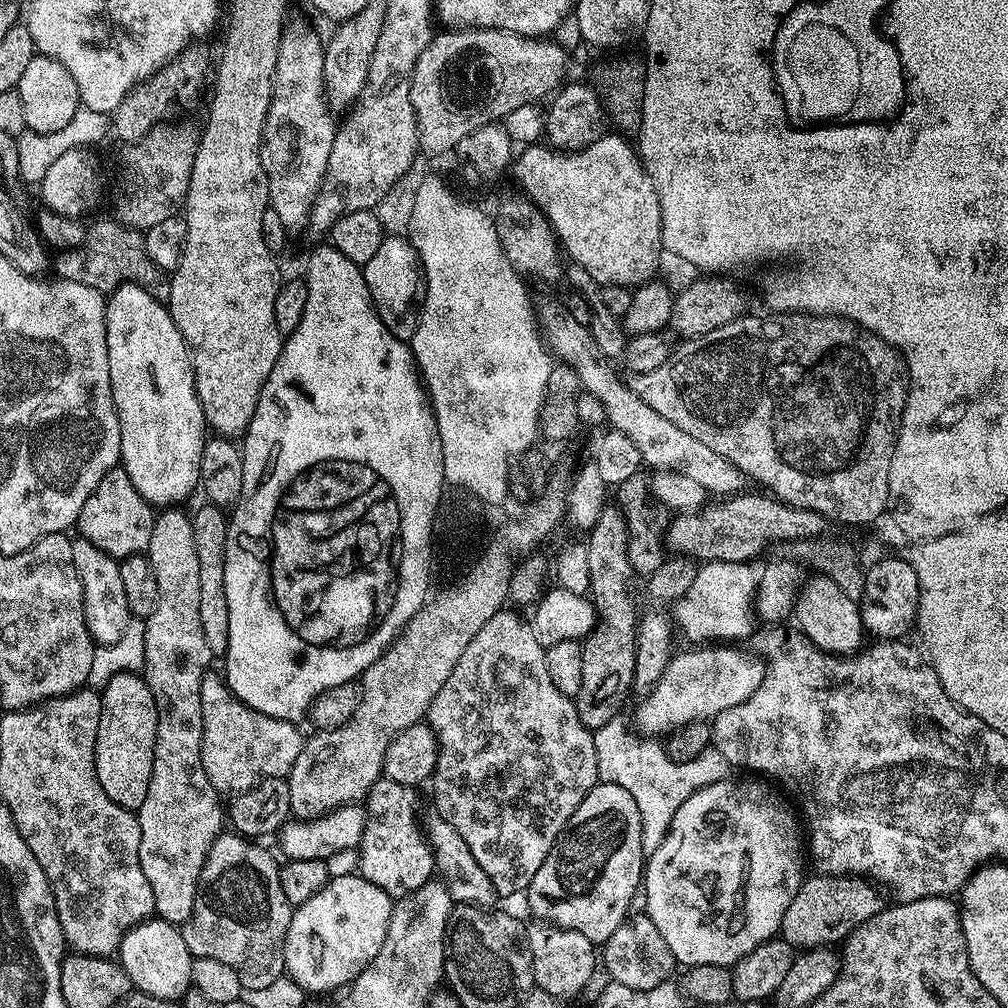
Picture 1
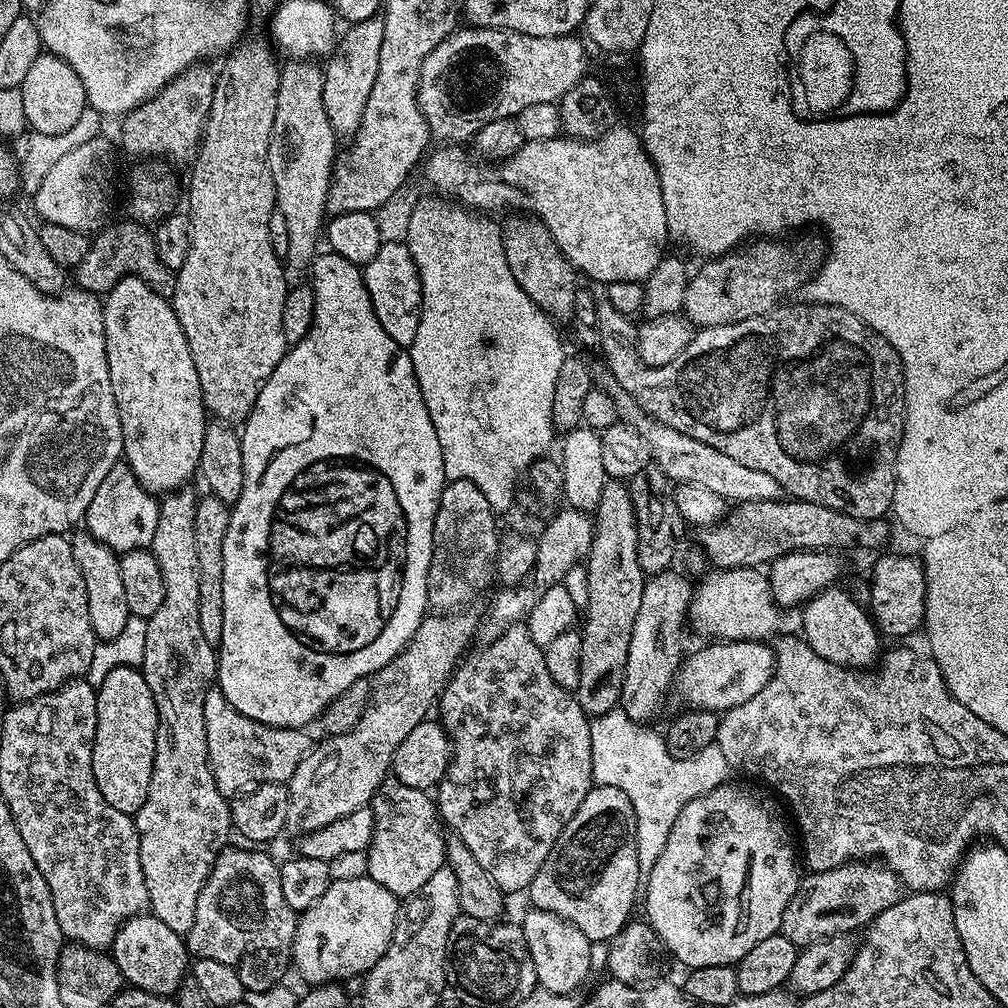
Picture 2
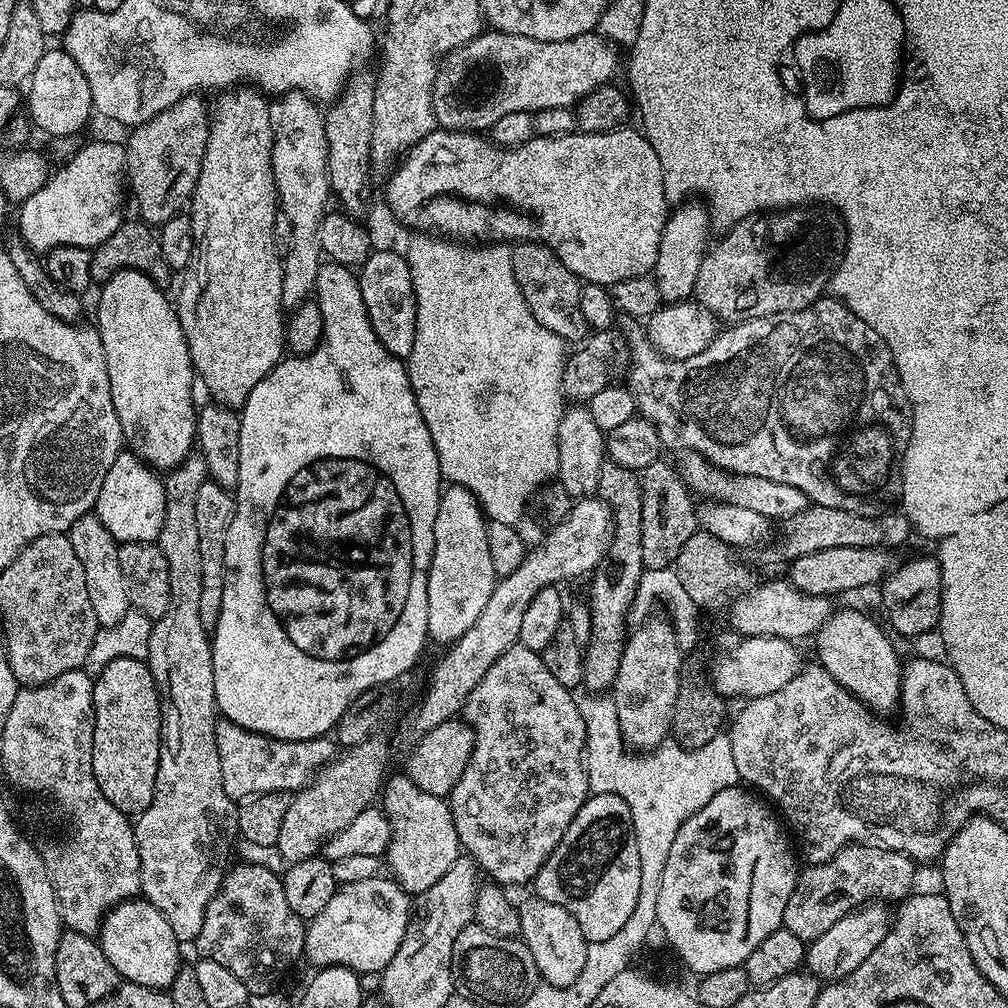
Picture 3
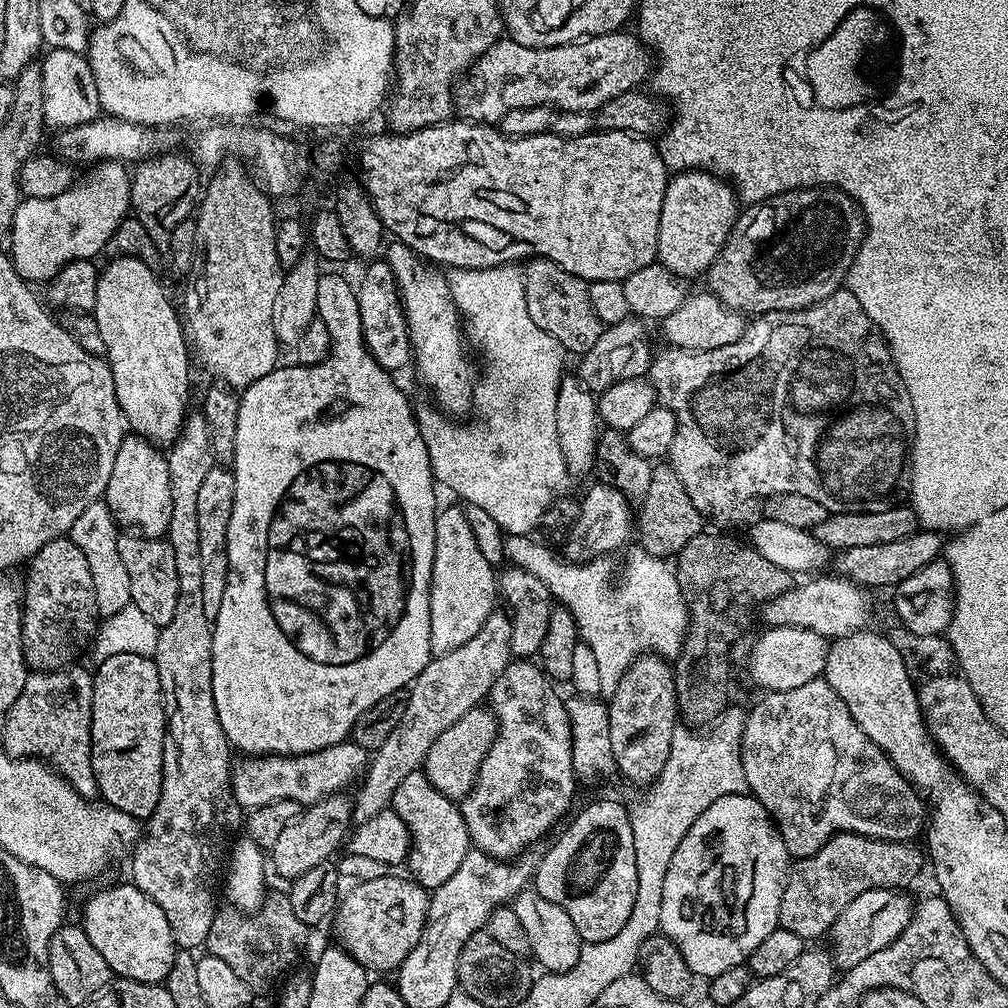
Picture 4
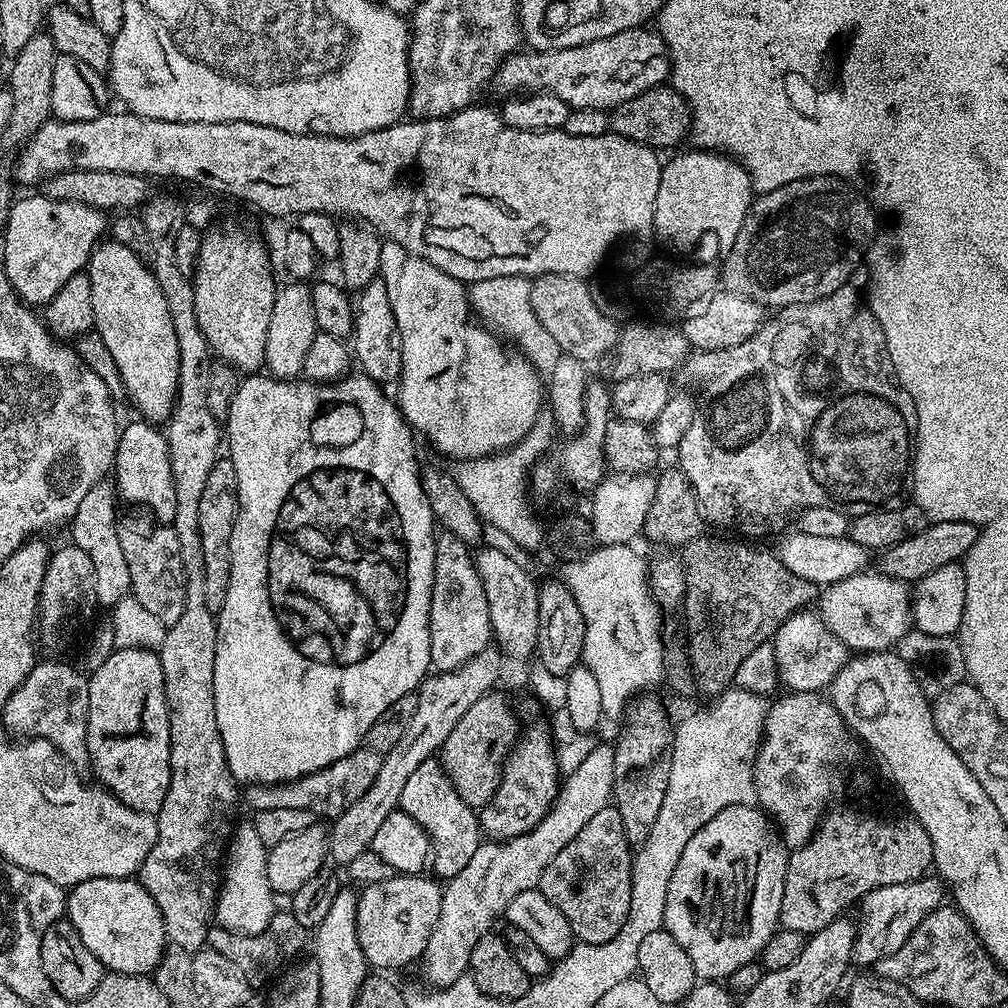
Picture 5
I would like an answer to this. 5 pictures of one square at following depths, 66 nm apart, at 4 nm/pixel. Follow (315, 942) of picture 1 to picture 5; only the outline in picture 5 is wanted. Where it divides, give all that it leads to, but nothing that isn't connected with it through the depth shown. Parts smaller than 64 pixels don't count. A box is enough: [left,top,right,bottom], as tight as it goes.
[356,874,442,969]

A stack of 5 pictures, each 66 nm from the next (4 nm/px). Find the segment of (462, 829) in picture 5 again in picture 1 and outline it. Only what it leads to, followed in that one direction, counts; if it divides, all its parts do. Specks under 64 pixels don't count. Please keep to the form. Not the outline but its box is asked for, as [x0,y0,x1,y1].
[358,778,434,898]

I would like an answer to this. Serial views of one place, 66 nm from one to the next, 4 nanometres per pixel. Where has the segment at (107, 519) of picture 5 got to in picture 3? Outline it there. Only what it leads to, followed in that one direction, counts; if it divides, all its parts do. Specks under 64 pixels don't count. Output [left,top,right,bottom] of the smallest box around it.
[66,514,130,628]

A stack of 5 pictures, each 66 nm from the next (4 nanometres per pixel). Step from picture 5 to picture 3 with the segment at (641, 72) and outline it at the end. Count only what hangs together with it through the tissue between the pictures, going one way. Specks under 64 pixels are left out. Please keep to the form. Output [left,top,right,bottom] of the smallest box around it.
[432,30,622,134]

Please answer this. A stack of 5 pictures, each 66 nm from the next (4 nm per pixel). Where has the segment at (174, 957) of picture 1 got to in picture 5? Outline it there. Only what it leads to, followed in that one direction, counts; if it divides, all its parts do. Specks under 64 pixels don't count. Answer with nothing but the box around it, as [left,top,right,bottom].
[66,878,166,976]

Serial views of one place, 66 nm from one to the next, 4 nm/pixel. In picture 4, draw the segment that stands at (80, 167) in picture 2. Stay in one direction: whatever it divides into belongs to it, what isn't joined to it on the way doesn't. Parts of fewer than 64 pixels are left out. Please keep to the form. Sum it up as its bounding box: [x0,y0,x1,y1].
[10,160,132,282]

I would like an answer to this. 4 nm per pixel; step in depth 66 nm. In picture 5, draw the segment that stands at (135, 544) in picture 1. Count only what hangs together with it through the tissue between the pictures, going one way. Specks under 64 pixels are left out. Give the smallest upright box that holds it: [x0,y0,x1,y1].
[114,422,178,525]

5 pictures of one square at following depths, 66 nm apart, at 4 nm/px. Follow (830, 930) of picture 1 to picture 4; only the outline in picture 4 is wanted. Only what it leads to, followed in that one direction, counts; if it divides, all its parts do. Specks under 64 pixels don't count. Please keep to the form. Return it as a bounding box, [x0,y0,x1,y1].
[779,832,926,942]

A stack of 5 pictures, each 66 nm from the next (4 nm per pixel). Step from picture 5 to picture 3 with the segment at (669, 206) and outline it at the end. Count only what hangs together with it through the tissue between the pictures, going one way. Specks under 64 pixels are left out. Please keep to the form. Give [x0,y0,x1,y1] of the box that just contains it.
[654,206,710,304]

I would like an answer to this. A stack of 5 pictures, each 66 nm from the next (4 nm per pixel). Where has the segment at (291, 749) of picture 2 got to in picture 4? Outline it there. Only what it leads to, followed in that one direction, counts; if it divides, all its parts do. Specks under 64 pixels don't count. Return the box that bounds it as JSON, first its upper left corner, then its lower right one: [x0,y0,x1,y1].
[232,742,369,810]

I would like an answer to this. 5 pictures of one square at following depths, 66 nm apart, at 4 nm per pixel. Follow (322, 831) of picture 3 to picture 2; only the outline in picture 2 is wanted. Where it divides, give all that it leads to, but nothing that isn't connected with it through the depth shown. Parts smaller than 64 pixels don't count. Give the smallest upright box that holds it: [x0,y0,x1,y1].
[287,610,476,834]

